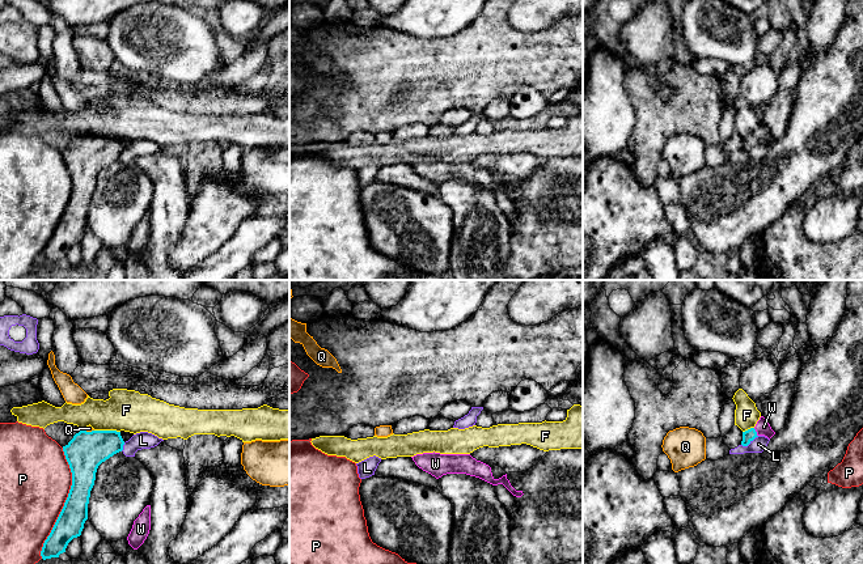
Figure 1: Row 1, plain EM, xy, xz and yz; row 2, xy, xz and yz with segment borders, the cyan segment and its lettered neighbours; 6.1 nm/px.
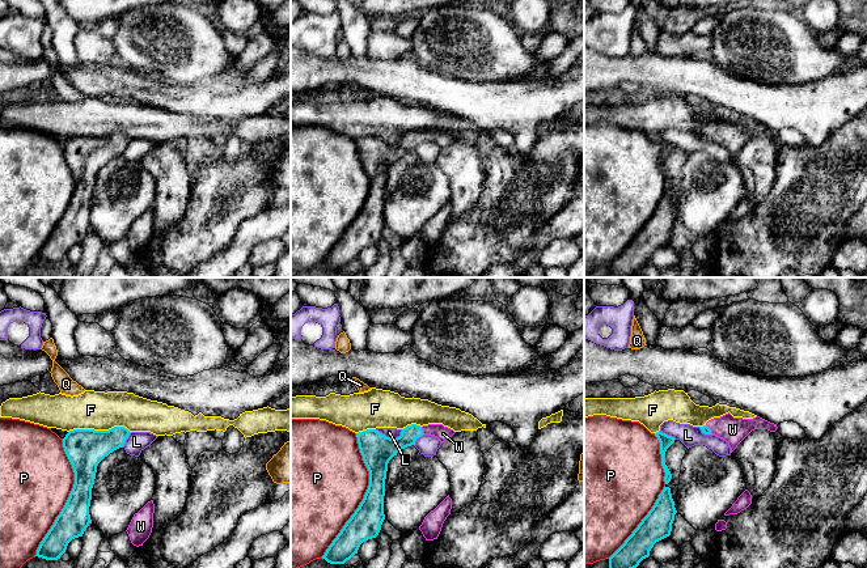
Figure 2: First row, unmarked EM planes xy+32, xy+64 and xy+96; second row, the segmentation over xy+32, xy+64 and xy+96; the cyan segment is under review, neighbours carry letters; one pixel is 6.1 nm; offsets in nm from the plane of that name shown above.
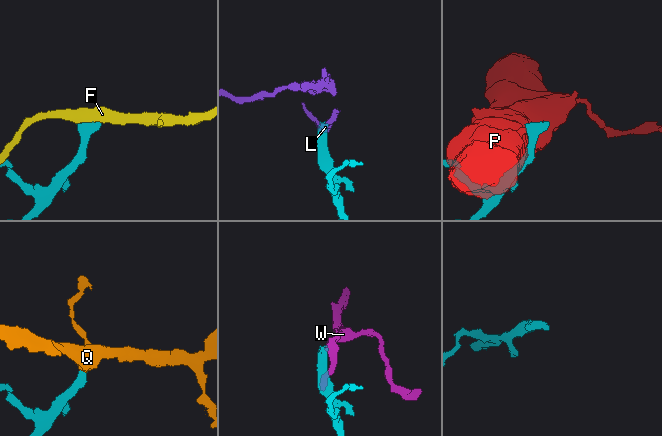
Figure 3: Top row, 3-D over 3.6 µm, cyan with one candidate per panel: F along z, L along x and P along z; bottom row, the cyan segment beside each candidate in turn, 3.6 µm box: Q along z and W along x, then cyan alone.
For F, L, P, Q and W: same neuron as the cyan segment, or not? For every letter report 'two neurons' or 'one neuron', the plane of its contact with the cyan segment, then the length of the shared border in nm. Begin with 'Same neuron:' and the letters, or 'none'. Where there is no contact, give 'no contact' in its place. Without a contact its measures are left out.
Same neuron: W
F: two neurons; meets cyan in xy; contact 160 nm long
L: two neurons; meets cyan in yz; contact 130 nm long
P: two neurons; meets cyan in xy; contact 700 nm long
Q: two neurons; meets cyan in xy; contact 60 nm long
W: one neuron; meets cyan in yz; contact 60 nm long

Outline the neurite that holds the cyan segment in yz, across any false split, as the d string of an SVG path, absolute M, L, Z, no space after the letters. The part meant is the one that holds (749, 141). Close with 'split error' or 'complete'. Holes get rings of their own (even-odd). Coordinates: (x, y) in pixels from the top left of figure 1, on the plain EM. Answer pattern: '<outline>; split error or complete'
M761 123L754 135L743 139L743 153L748 153L756 144L765 143L769 147L775 141L769 128Z; split error

